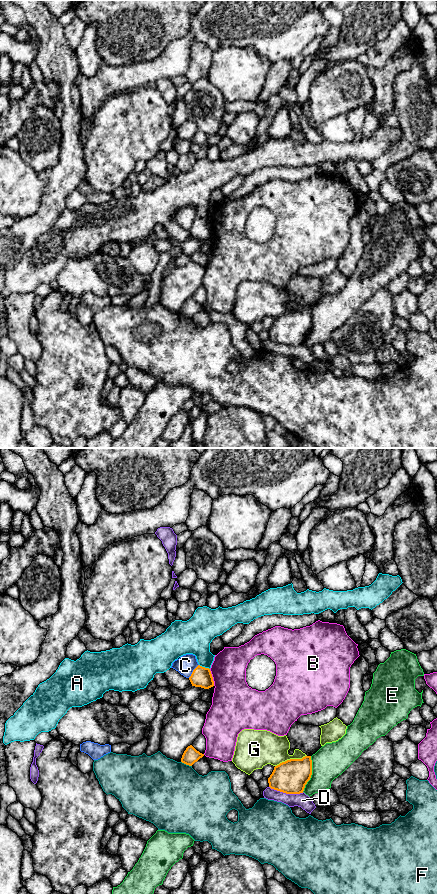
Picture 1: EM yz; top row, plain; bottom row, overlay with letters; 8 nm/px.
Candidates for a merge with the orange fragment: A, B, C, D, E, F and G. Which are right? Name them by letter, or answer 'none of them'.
none of them

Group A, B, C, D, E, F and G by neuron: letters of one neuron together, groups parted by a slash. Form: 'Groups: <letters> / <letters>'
Groups: A / B / C / D / E / F / G

